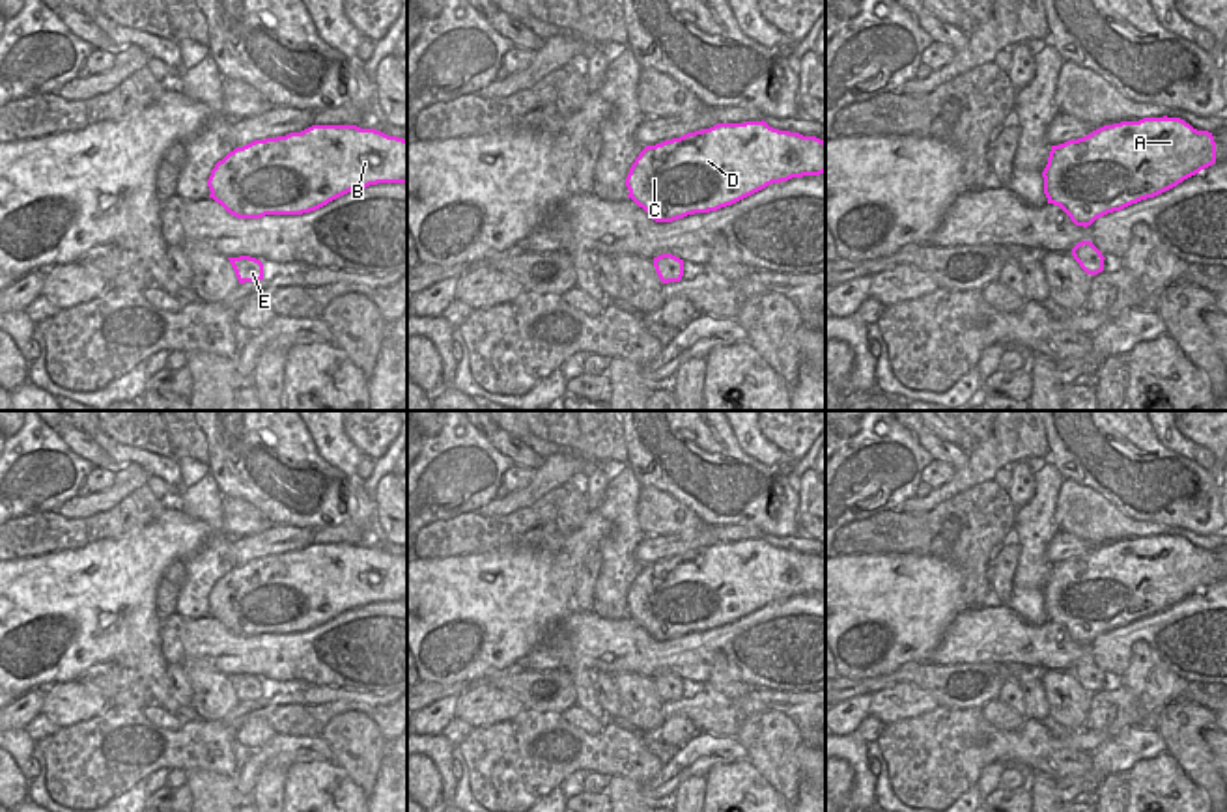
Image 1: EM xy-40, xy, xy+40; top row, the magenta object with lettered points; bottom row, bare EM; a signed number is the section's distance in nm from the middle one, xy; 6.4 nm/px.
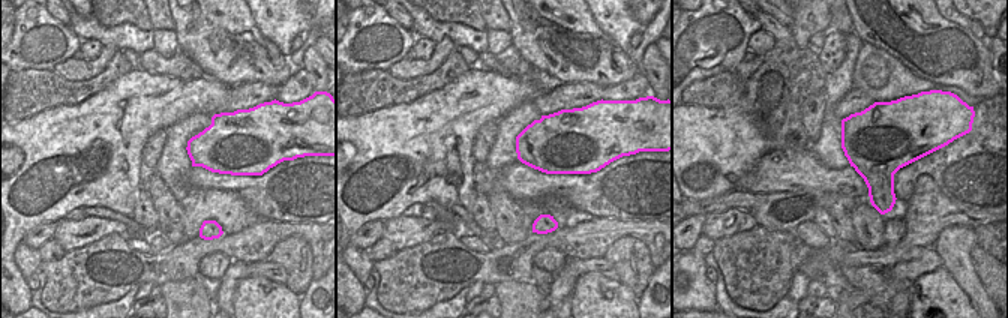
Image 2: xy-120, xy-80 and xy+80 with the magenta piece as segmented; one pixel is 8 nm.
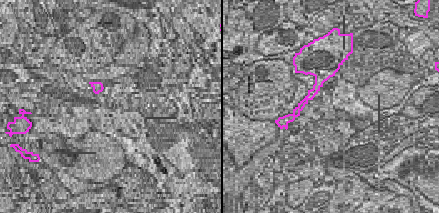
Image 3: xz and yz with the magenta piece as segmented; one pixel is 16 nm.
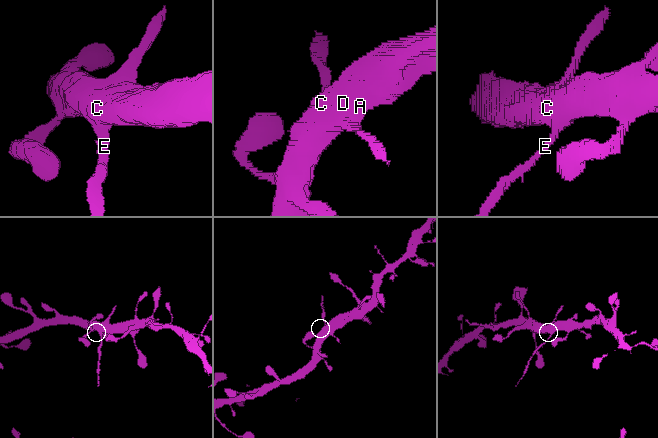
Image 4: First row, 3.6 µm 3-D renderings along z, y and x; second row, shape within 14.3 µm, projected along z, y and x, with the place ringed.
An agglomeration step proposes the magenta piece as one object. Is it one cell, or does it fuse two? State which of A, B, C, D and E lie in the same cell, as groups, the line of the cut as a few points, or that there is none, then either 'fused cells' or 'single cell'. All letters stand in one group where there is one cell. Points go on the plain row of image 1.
A B C D / E | xy+40 (1072, 669), (1084, 669), (1102, 682) | fused cells

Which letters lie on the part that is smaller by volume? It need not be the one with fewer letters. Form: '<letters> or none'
E

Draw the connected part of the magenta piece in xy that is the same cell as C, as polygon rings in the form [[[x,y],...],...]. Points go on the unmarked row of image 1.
[[[762,539],[717,541],[646,564],[626,605],[656,640],[732,623],[771,601],[825,590],[825,560]]]

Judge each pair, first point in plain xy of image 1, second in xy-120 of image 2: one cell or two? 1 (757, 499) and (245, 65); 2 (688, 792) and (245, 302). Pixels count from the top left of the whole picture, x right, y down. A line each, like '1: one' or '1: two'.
1: one
2: two

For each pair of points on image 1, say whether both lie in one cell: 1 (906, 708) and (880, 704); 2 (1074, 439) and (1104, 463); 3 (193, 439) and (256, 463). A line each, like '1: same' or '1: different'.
1: same
2: same
3: different

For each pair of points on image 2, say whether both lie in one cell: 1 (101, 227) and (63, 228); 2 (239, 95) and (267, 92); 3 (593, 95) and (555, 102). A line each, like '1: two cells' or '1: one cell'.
1: one cell
2: one cell
3: one cell

